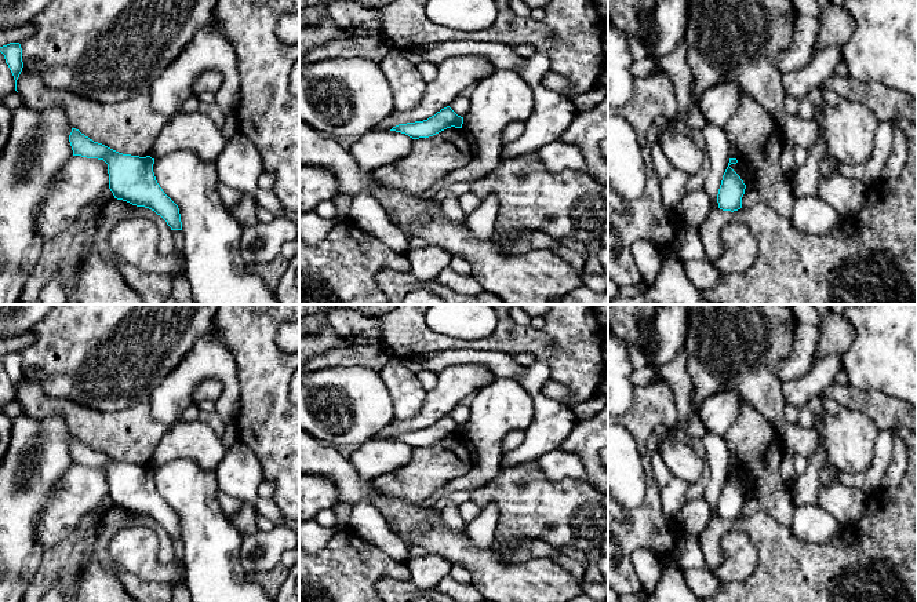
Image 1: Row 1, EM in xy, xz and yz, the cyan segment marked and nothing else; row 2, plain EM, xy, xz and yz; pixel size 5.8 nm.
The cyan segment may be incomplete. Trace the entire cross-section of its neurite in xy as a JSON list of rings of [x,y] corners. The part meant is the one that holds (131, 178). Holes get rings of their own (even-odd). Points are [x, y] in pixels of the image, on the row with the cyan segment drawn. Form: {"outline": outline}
{"outline": [[[72,128],[73,156],[103,160],[114,198],[145,207],[160,215],[171,230],[182,230],[178,205],[163,191],[153,172],[154,158],[119,153]]]}

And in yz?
{"outline": [[[729,158],[718,189],[717,203],[718,208],[723,211],[734,212],[742,208],[742,197],[745,194],[746,185],[740,176],[729,167],[731,164],[736,163],[736,158]]]}

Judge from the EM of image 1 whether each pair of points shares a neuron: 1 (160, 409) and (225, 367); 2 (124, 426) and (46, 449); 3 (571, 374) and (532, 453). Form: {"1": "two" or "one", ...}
{"1": "one", "2": "two", "3": "two"}

